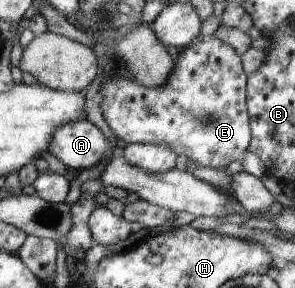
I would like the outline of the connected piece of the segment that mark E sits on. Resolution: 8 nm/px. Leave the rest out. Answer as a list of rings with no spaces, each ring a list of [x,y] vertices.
[[[205,36],[191,47],[179,50],[172,72],[162,86],[143,86],[137,81],[128,81],[113,74],[104,75],[100,90],[96,95],[97,104],[102,109],[105,121],[118,138],[140,144],[166,144],[176,156],[183,155],[197,165],[219,169],[240,159],[253,141],[253,127],[249,127],[249,114],[245,107],[245,83],[247,75],[241,67],[241,59],[236,49],[213,36]]]

